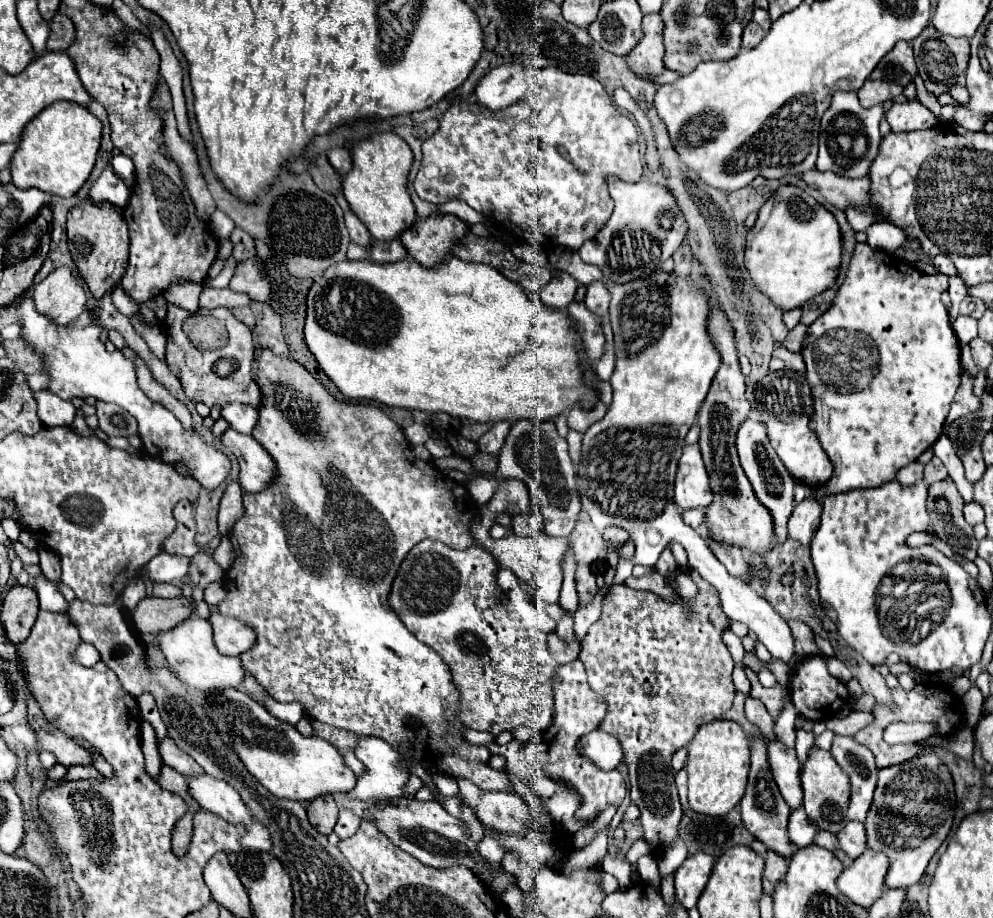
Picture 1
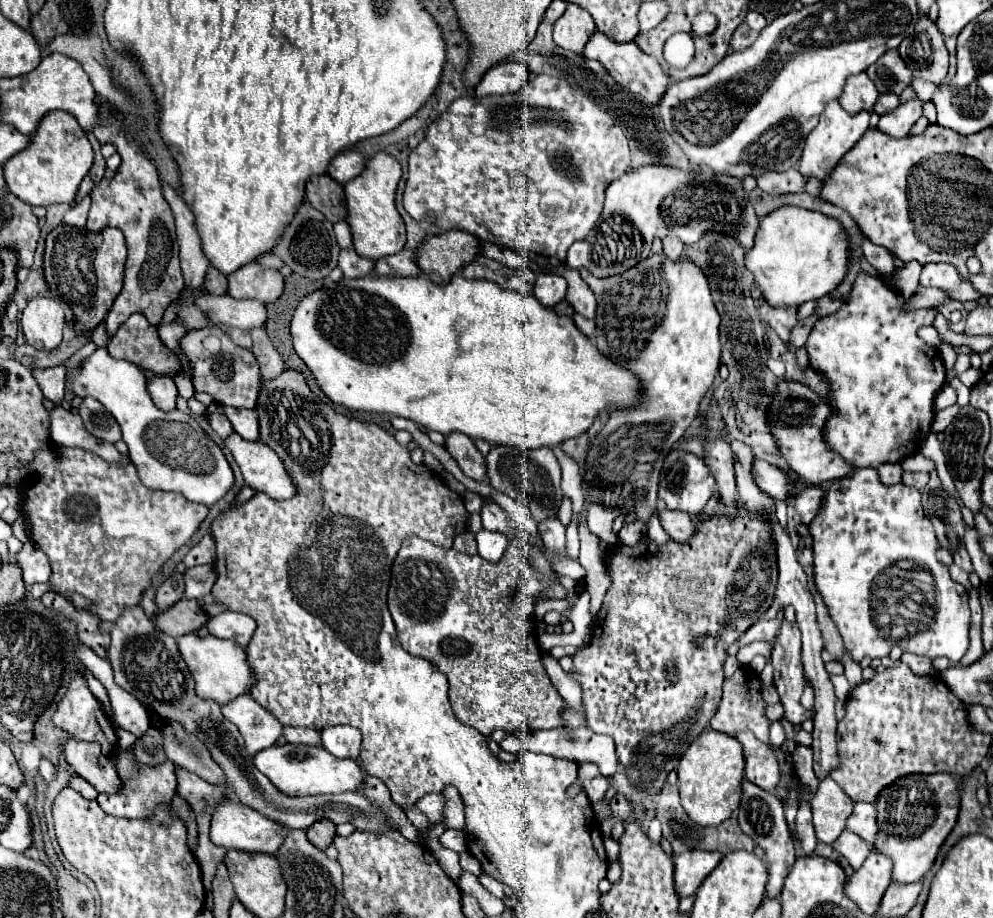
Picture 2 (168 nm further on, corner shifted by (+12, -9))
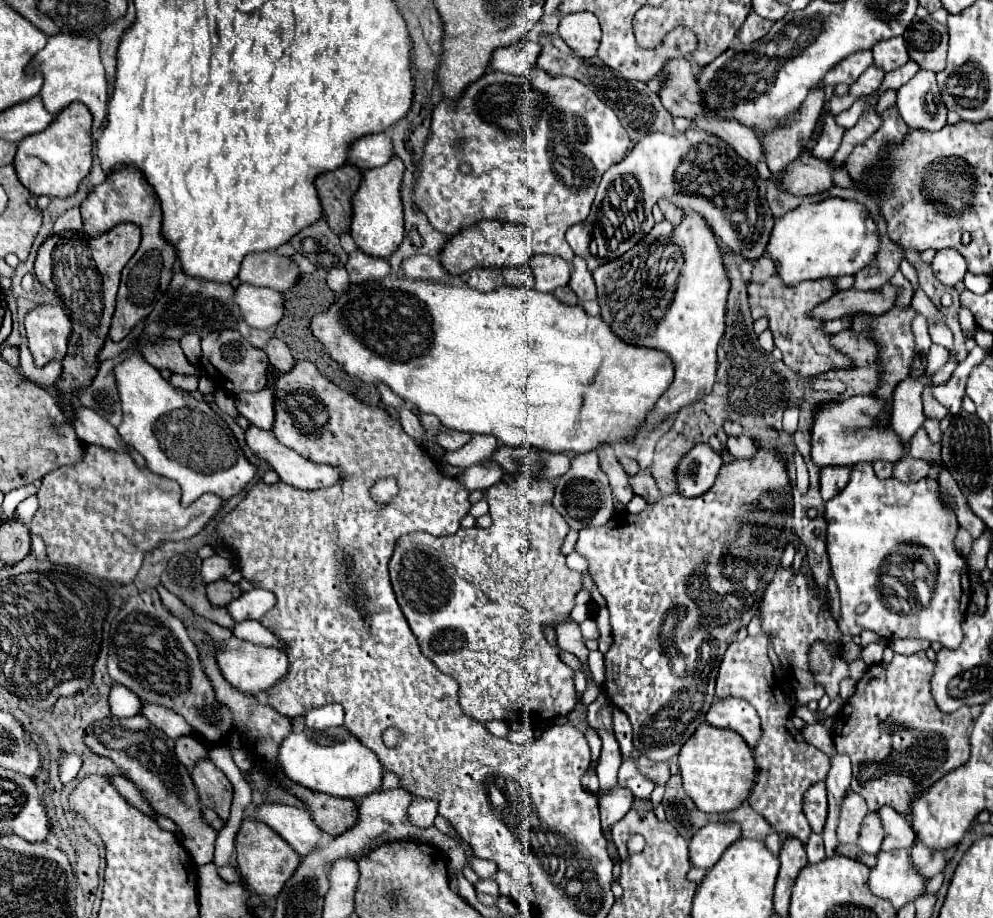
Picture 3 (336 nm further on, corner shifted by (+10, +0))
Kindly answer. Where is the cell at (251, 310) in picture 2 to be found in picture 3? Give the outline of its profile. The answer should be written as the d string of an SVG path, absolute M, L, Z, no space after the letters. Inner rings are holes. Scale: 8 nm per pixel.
M242 284L234 292L234 302L238 304L244 322L260 330L274 328L284 312L282 294L270 288L254 288L250 284Z

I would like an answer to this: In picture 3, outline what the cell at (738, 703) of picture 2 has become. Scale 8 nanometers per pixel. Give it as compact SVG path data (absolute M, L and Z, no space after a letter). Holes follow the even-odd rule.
M760 634L758 638L746 638L742 642L734 640L730 648L724 654L724 660L718 670L716 678L716 698L734 698L740 696L746 702L750 702L760 720L762 720L762 740L758 742L758 748L754 750L754 758L758 764L756 782L750 794L750 806L762 814L778 834L794 836L806 844L810 826L802 814L802 794L814 786L816 782L826 778L826 768L830 766L830 760L824 752L820 752L814 746L808 746L800 734L790 722L792 710L784 700L784 692L776 686L774 680L774 668L768 660L768 640L766 634Z

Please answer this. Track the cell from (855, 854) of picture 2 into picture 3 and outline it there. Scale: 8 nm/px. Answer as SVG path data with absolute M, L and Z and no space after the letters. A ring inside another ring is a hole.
M866 814L866 818L862 820L858 846L866 854L876 854L880 850L880 844L882 844L882 824L876 814Z

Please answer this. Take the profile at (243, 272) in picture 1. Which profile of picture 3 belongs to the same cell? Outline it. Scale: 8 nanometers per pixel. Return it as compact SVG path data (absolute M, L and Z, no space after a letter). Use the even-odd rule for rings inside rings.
M274 250L248 254L242 260L242 266L238 272L238 280L242 284L266 286L276 292L284 292L286 288L292 288L298 276L300 276L298 266L290 258L284 258Z

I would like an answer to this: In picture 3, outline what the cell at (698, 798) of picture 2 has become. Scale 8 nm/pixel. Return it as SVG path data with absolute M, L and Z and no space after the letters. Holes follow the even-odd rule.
M706 722L698 726L690 740L686 740L678 760L686 794L694 800L696 808L706 814L722 814L736 810L750 794L756 778L754 756L742 736L738 736L738 732L734 730L714 728Z

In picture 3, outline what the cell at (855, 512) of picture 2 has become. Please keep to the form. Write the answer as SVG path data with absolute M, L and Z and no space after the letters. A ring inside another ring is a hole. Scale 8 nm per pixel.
M856 464L850 470L850 482L846 484L846 488L842 492L838 492L838 496L834 496L832 500L826 502L826 510L824 510L824 520L826 520L826 552L830 558L830 568L832 568L832 576L838 584L838 592L840 592L840 622L838 628L842 634L848 636L860 636L864 630L872 630L882 638L888 640L898 640L898 638L922 638L922 640L930 640L930 642L940 642L944 648L958 648L964 640L964 632L962 632L962 620L966 618L966 608L970 602L970 590L968 590L968 566L966 560L956 552L954 548L954 536L958 532L958 522L954 520L954 512L950 512L950 508L942 506L938 502L938 492L936 492L936 478L928 476L924 480L918 482L900 482L896 478L888 478L888 480L880 480L874 474L872 464ZM914 562L922 562L922 566L926 566L926 578L916 578L914 572Z

